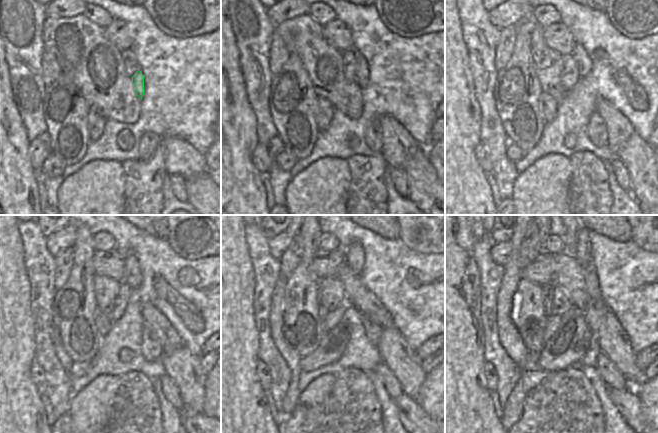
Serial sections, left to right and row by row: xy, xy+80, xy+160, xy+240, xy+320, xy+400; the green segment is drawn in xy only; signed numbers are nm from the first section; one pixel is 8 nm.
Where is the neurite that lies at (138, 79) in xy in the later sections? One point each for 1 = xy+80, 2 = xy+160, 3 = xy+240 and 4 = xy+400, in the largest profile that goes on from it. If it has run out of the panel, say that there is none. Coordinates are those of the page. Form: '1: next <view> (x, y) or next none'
1: next xy+80 (362, 72)
2: next xy+160 (583, 62)
3: next xy+240 (132, 276)
4: next xy+400 (583, 248)

